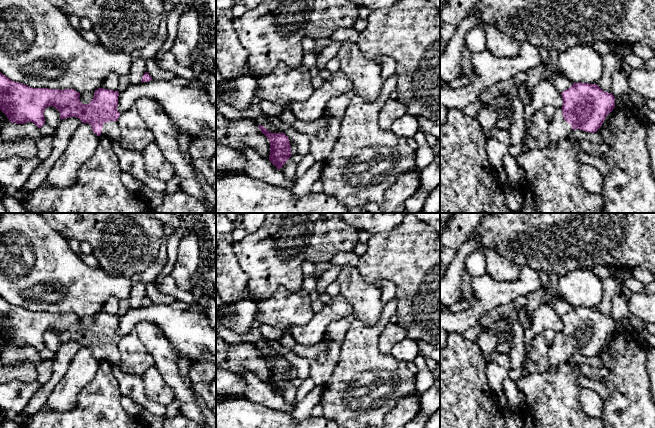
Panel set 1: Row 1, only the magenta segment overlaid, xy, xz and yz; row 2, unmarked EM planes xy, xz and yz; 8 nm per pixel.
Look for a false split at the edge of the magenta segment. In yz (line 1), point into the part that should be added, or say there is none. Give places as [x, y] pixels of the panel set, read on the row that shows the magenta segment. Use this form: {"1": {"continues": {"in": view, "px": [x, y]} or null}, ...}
{"1": {"continues": {"in": "yz", "px": [559, 129]}}}

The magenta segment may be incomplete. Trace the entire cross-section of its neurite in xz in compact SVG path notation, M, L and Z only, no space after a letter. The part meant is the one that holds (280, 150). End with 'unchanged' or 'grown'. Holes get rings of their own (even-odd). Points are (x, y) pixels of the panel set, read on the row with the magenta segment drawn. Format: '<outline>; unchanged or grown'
M258 125L258 127L270 141L269 160L279 170L292 155L289 138L283 132L271 133L264 126Z; unchanged

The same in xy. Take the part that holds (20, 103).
M0 72L0 110L12 123L25 124L32 122L39 129L45 124L45 109L53 106L59 111L61 120L76 117L82 123L90 124L92 131L97 136L119 142L120 129L118 127L118 118L120 113L117 110L118 96L118 91L99 87L95 90L92 101L89 104L82 104L79 99L80 93L74 89L33 88L23 83L12 81Z; grown

